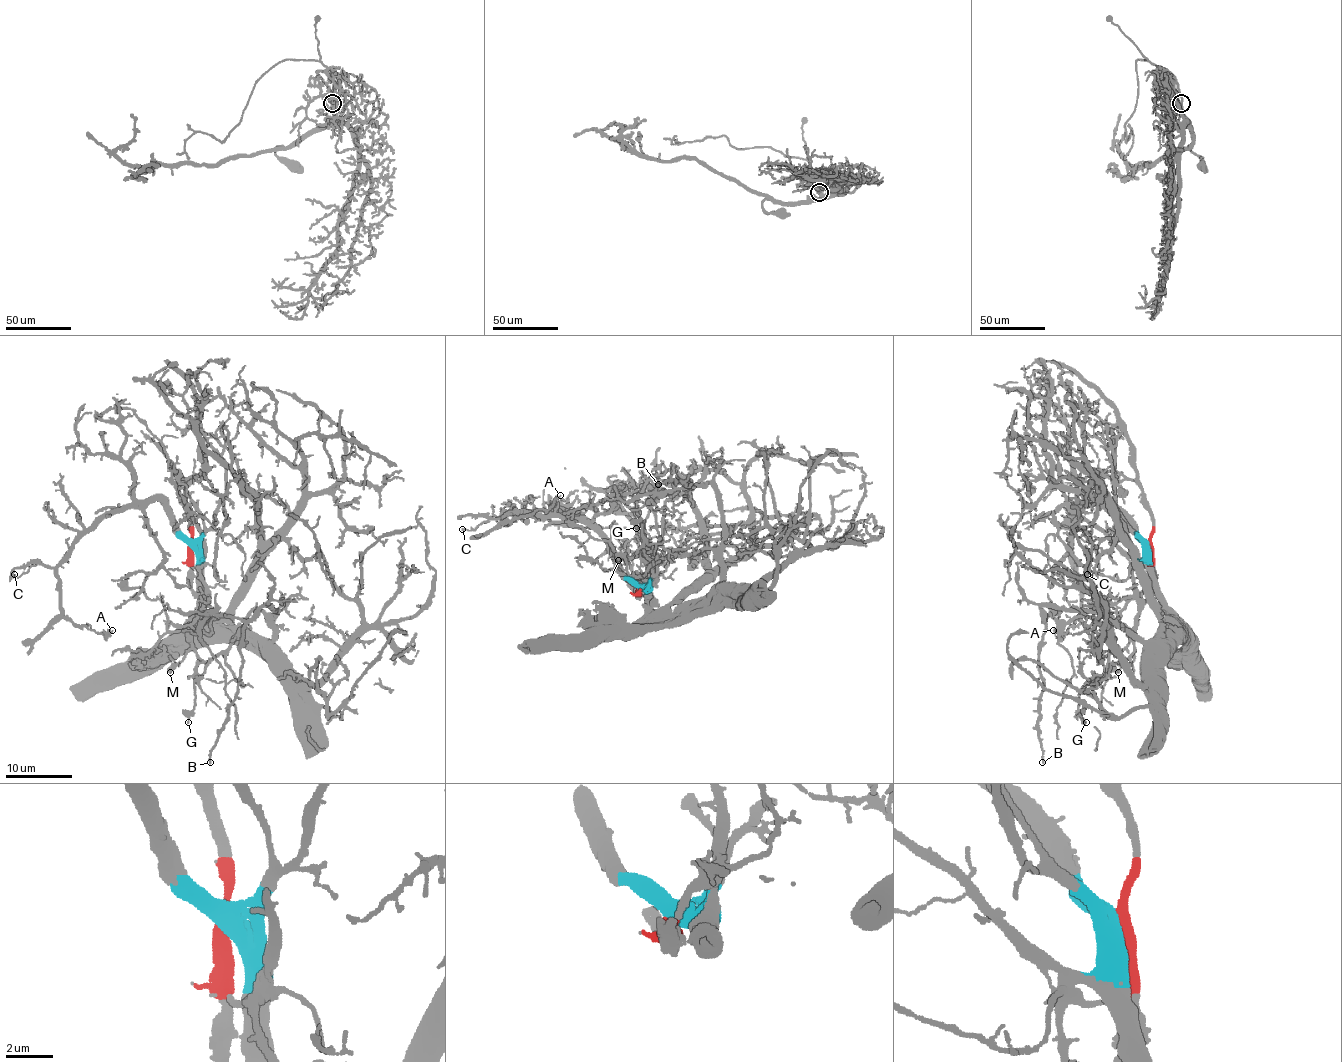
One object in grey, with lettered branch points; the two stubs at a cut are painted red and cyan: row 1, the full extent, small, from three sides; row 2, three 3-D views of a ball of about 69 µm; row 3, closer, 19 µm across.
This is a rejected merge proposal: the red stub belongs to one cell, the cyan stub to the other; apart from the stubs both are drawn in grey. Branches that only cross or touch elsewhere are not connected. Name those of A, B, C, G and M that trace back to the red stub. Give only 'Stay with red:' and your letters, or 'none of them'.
Stay with red: G, M

